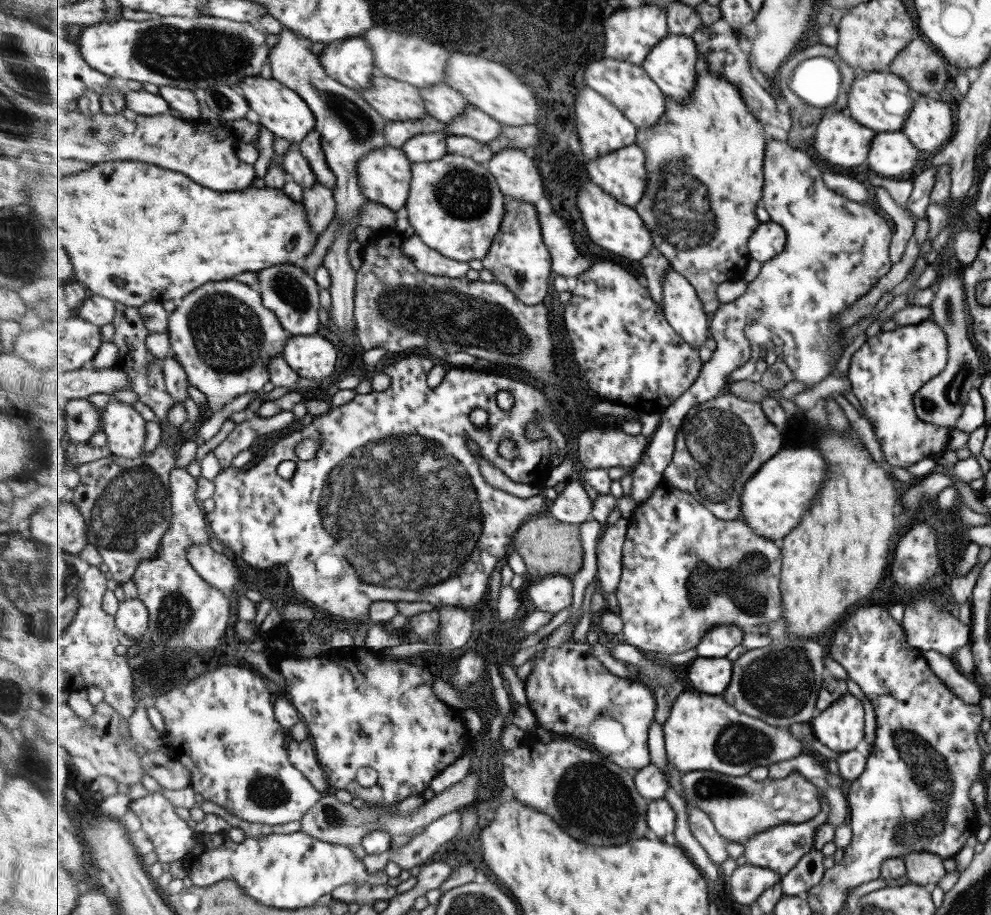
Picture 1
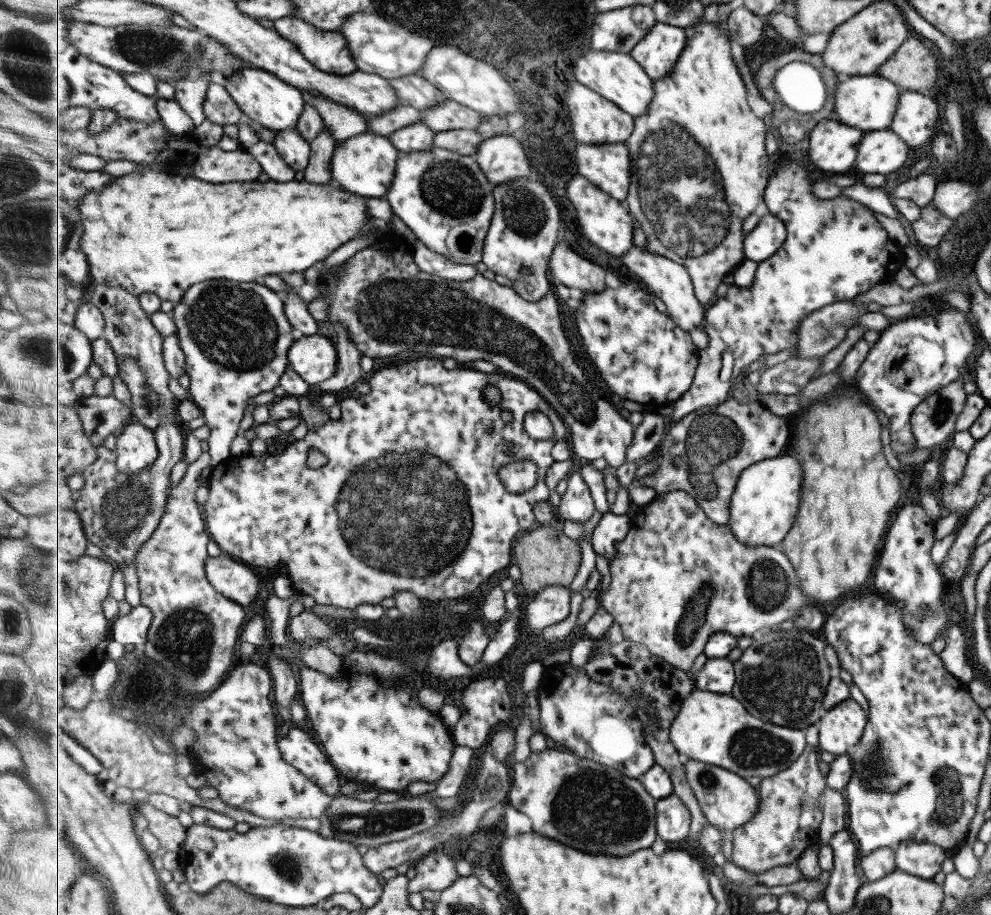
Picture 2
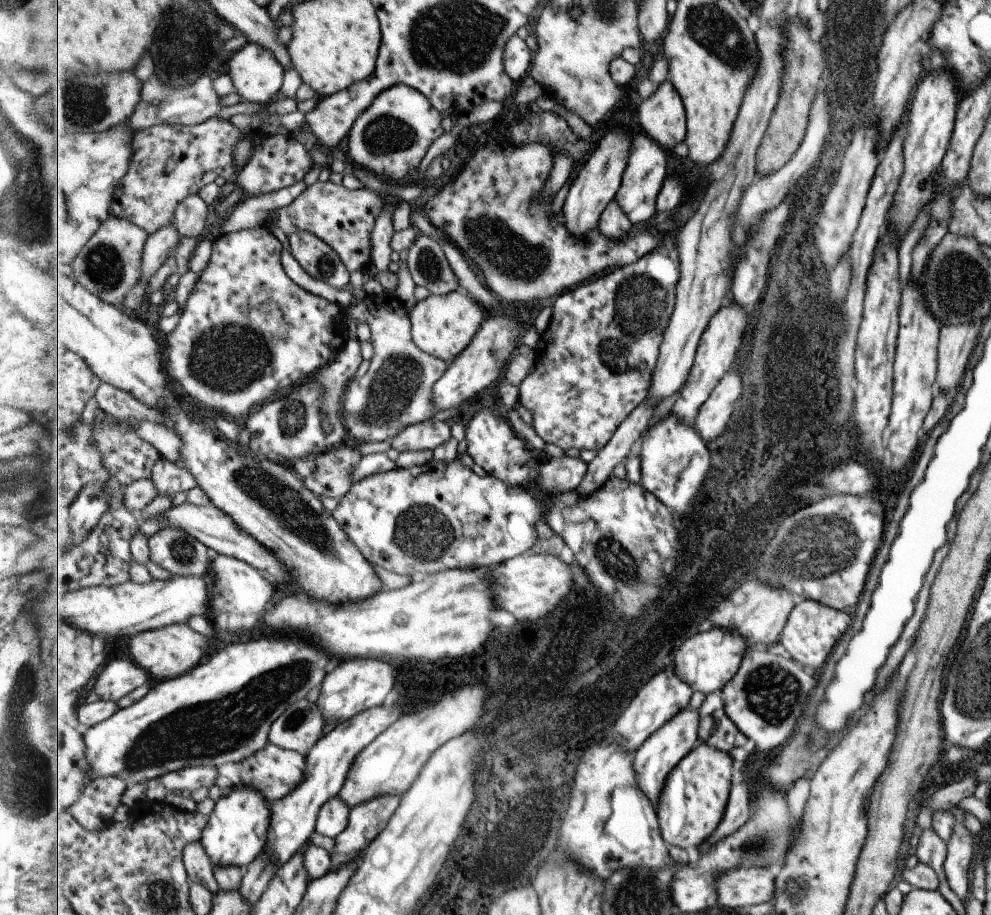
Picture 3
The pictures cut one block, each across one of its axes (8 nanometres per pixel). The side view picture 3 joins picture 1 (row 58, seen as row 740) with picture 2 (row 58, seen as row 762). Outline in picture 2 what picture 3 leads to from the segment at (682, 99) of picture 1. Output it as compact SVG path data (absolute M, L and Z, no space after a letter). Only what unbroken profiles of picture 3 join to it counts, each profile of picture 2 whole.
M658 22L630 54L657 81L674 74L689 43L688 30Z

